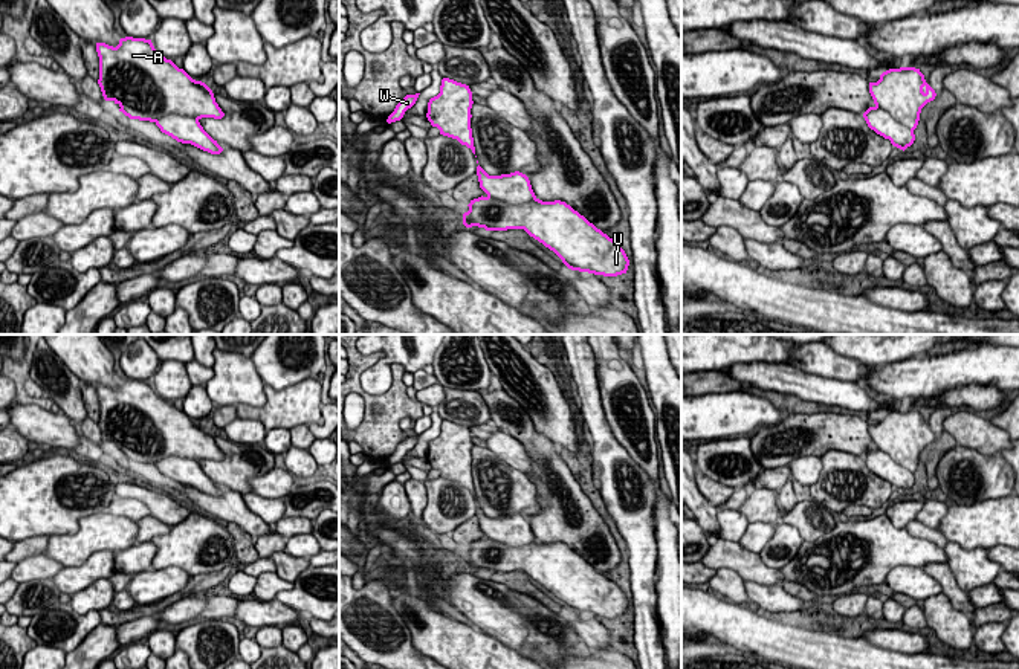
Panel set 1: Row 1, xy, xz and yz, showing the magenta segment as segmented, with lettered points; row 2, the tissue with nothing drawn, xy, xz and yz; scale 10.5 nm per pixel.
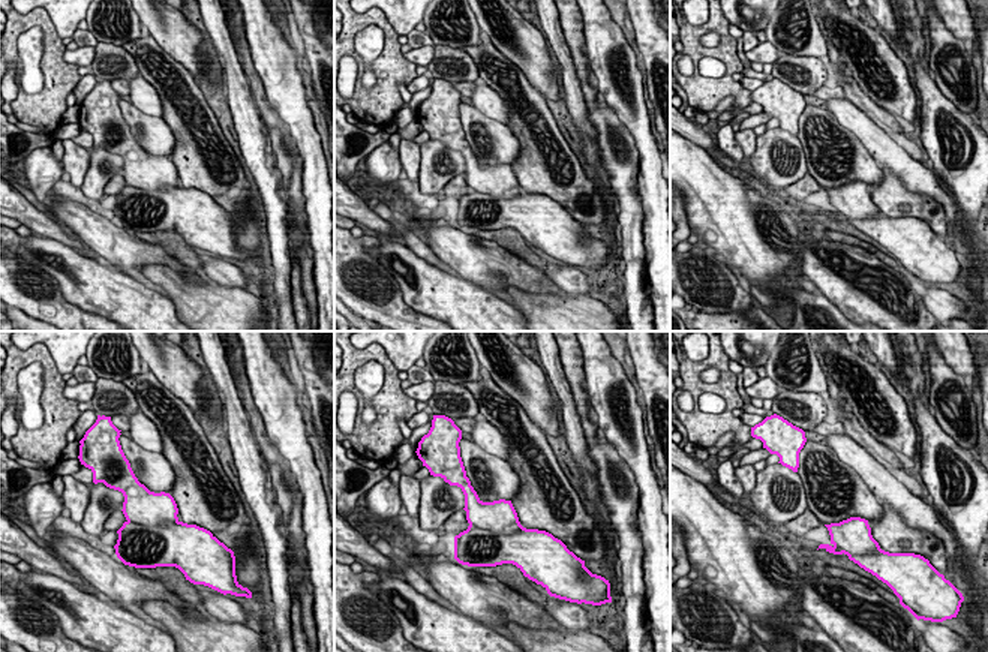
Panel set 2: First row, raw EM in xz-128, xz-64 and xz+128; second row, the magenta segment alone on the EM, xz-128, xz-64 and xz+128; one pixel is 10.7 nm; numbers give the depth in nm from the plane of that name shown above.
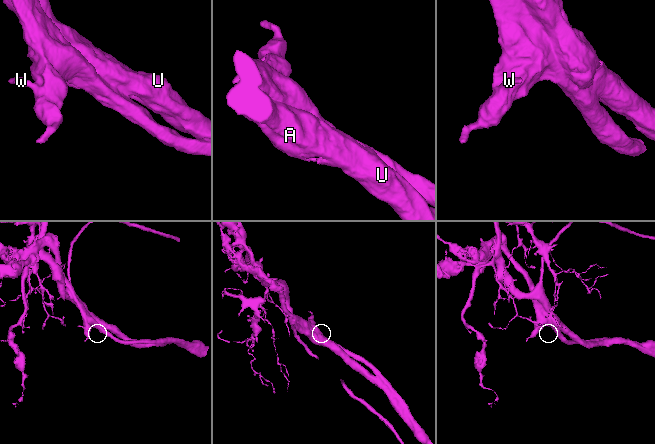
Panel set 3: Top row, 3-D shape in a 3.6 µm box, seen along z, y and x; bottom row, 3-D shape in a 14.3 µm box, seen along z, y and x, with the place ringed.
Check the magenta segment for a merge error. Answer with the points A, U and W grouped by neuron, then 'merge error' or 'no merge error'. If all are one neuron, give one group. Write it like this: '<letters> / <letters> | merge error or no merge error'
A U / W | merge error

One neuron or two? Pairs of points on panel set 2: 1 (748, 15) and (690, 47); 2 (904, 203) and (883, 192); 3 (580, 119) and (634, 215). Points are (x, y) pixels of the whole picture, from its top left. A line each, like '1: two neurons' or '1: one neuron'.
1: two neurons
2: one neuron
3: two neurons

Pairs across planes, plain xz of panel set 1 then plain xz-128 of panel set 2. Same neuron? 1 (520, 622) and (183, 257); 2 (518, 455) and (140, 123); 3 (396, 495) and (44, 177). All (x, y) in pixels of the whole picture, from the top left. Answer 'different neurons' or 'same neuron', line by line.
1: different neurons
2: different neurons
3: same neuron

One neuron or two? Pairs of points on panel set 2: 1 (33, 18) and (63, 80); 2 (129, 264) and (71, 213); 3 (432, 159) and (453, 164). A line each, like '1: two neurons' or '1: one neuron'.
1: one neuron
2: one neuron
3: one neuron

